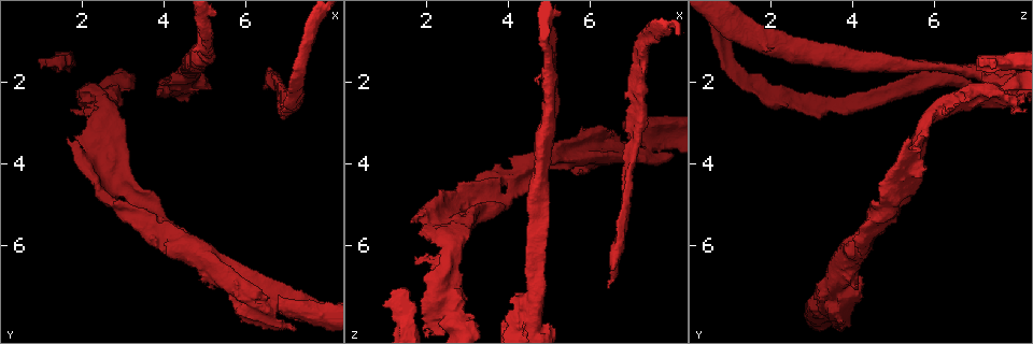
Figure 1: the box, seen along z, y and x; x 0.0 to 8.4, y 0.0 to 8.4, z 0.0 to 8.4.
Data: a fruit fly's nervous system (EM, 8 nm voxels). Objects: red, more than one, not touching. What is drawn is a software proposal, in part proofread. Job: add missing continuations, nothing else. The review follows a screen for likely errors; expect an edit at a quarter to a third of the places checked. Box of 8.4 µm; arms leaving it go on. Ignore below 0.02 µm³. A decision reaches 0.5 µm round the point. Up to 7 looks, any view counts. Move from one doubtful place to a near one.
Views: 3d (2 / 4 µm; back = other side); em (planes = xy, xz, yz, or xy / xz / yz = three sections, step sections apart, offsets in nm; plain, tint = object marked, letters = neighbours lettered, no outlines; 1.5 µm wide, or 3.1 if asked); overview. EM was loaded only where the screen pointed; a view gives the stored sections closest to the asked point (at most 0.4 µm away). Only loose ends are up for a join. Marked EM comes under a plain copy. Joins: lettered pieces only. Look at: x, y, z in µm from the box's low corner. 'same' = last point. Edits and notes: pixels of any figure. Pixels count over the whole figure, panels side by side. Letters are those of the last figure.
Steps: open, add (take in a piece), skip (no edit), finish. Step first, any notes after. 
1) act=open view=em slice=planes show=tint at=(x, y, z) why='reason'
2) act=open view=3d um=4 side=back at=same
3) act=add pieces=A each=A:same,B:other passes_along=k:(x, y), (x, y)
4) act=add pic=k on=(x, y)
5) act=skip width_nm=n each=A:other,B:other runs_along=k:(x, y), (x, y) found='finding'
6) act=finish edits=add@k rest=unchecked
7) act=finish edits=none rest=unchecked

act=open view=em slice=xy step=8 show=letters at=(3.90, 2.20, 7.90) why='branch stops here'

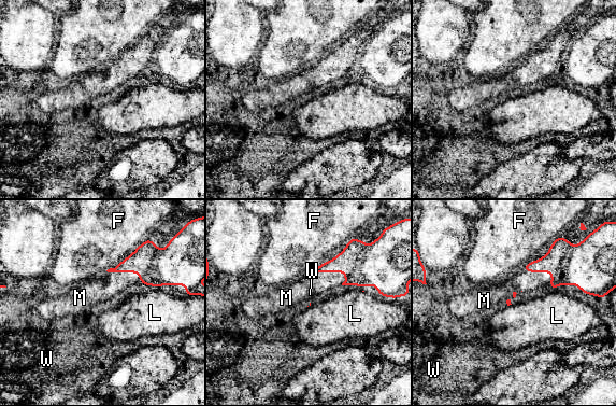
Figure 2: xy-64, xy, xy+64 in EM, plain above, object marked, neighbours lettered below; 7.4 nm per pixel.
act=open view=em slice=planes show=letters at=same

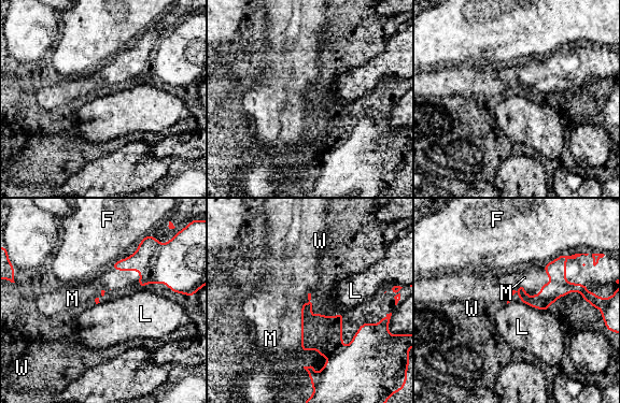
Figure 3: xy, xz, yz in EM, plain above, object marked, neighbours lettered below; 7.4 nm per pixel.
act=skip longest_contact=M:380nm each=F:other,L:other,M:other,W:other found='no lettered piece goes on from it'

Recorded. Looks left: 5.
act=open view=em slice=xz step=8 show=letters at=(0.95, 1.65, 7.45) why='thick end'

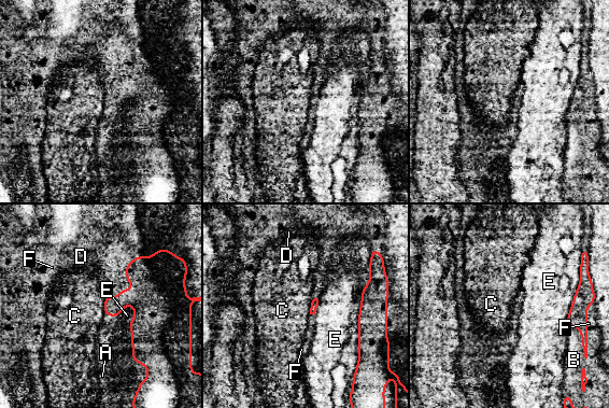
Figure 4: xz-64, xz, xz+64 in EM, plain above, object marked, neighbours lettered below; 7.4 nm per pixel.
act=open view=em slice=planes show=letters at=same why='cut it another way'

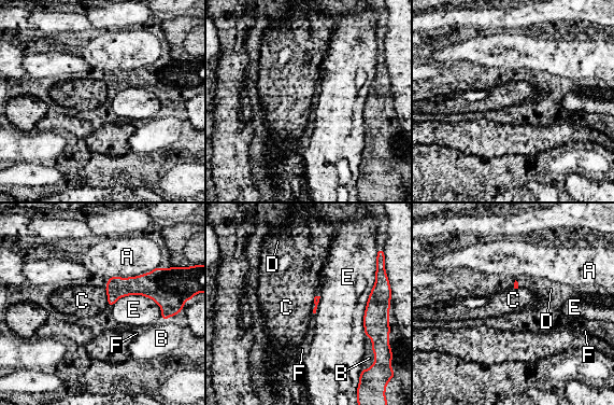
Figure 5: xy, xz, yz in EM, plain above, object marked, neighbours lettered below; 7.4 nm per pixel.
act=skip longest_contact=E:480nm each=A:other,B:other,C:other,D:other,E:other,F:other found='none of them fits'

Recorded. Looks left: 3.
act=open view=em um=3.1 slice=xy step=16 show=letters at=(6.45, 2.15, 7.05) why='free end'

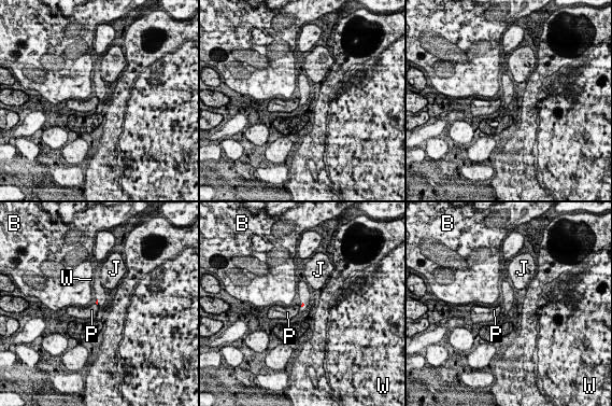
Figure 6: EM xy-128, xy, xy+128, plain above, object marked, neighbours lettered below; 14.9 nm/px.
act=open view=em um=3.1 slice=planes show=letters at=same why='cut it another way'

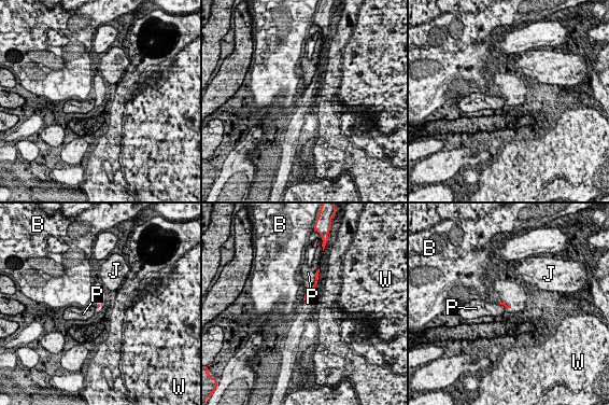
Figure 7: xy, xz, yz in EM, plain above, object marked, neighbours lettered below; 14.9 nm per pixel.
act=skip each=B:other,J:other,P:other,W:other border=7:(505, 304), (511, 307) found='no lettered piece goes on from it'

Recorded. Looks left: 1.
act=finish edits=none rest=unchecked

